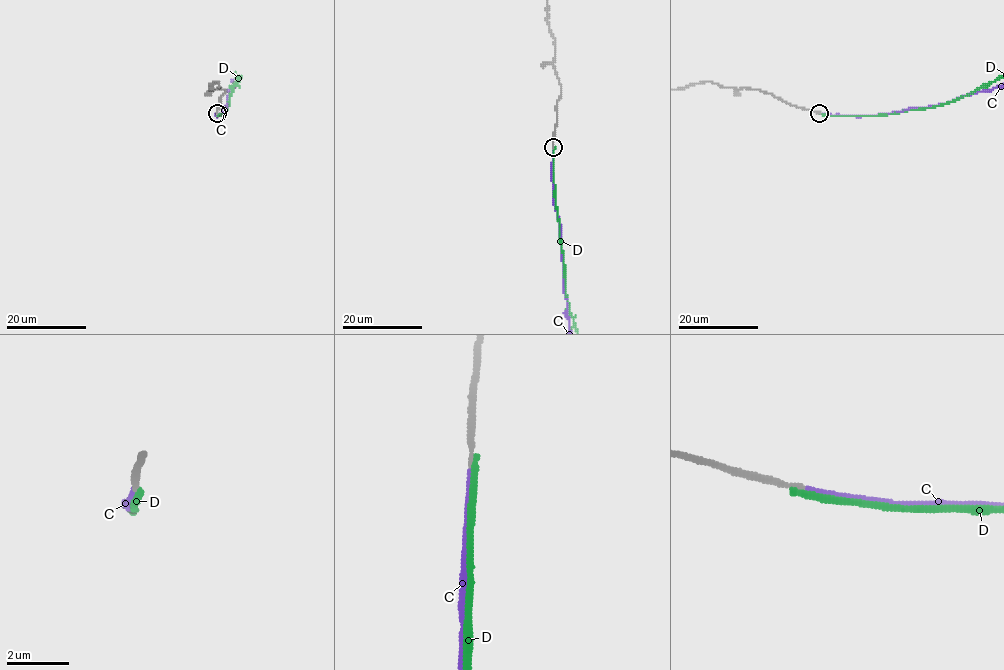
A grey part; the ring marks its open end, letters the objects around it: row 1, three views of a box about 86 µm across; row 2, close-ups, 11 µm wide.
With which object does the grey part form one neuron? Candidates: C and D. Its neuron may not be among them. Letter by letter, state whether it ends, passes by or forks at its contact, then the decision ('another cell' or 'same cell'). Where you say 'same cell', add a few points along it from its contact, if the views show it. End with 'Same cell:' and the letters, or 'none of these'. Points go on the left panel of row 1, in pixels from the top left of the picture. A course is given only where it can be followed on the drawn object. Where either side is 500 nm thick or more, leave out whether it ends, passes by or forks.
C: it ends; same cell
D: it ends; another cell
Same cell: C

